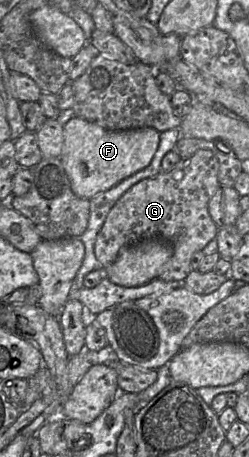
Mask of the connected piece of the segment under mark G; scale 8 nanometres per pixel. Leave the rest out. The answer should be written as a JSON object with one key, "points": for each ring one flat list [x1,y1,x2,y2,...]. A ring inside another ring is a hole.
{"points":[[200,149,190,158,180,159,169,172,143,179,127,190,112,207,97,234,94,252,103,269,111,265,128,245,149,238,162,238,173,246,168,267,158,279,183,282,192,271,192,255,202,251,218,233,208,203,218,188,219,162,214,153]]}

